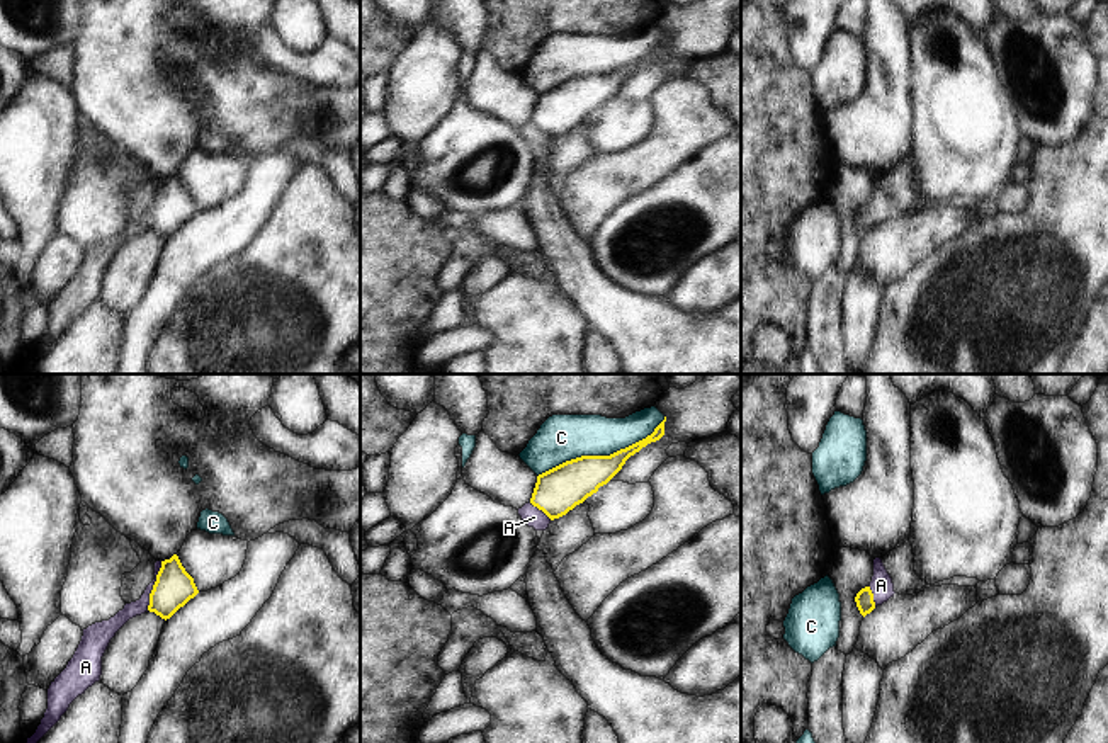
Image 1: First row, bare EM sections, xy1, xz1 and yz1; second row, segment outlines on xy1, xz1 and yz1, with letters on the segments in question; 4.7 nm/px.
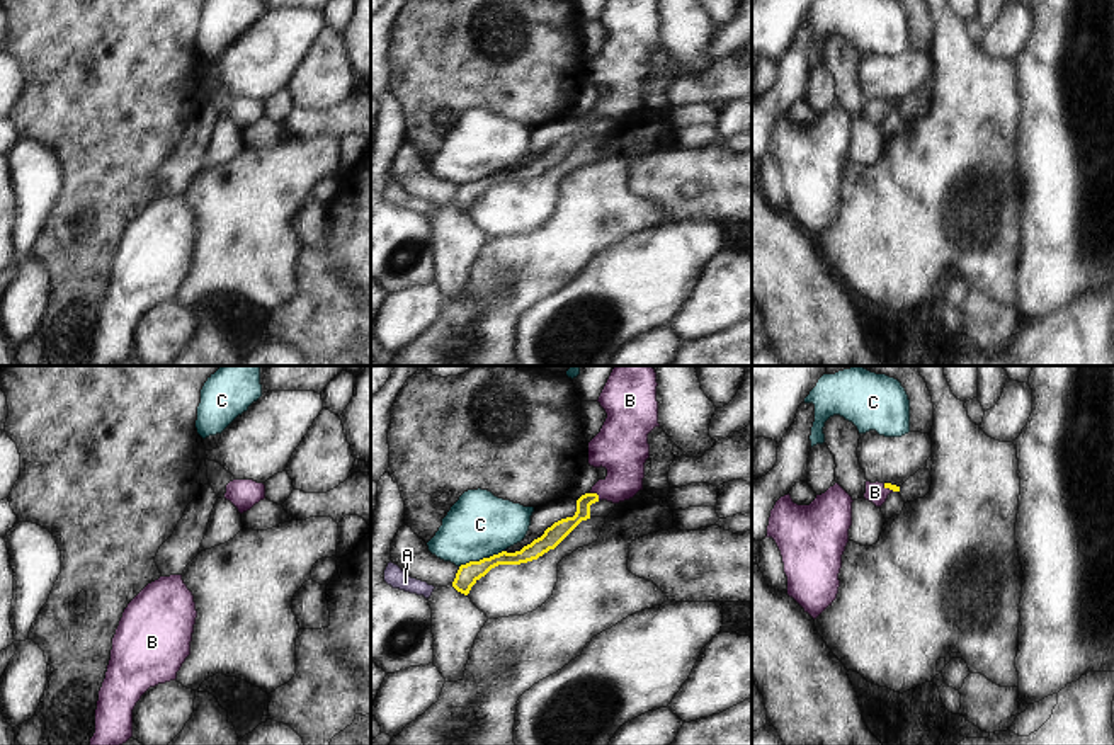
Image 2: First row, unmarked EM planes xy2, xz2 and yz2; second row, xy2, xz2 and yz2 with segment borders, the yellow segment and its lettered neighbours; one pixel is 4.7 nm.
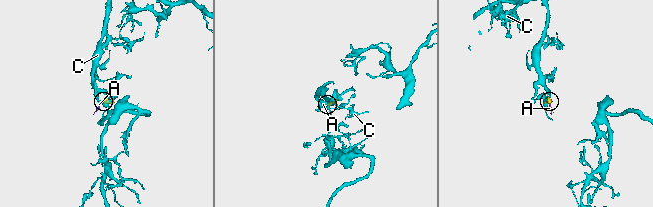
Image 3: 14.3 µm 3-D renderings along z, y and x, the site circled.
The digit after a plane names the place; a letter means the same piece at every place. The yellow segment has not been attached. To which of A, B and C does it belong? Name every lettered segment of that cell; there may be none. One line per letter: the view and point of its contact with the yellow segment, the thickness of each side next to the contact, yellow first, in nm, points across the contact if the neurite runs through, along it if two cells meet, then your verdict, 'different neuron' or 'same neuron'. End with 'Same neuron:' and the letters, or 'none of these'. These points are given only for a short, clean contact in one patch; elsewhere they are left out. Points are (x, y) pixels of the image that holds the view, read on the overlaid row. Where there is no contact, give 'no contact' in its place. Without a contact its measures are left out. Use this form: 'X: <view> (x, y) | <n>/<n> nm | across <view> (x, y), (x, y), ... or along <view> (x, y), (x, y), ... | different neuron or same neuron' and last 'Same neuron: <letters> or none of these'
A: xy1 (153, 585) | 190/70 nm | along xy1 (162, 561), (146, 609) | different neuron
B: xz2 (596, 494) | 90/240 nm | across xz2 (558, 531), (572, 523), (596, 494), (621, 470), (621, 448) | same neuron
C: xz1 (602, 456) | 220/220 nm | different neuron
Same neuron: B

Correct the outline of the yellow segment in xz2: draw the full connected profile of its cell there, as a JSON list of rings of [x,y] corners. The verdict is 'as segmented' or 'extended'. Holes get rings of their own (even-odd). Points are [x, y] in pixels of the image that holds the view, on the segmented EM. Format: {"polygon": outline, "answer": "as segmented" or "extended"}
{"polygon": [[[616,366],[599,396],[607,418],[588,442],[588,464],[605,468],[607,476],[577,500],[573,517],[561,519],[520,551],[502,551],[480,561],[461,565],[452,587],[468,595],[471,587],[498,565],[520,565],[554,549],[582,520],[590,519],[590,505],[599,500],[619,503],[643,490],[645,463],[650,458],[648,434],[660,427],[653,366]]], "answer": "extended"}

